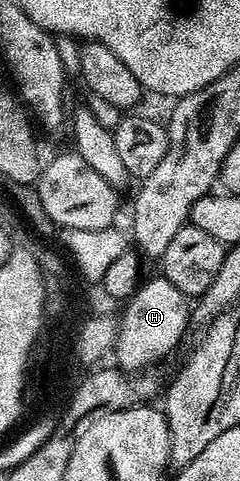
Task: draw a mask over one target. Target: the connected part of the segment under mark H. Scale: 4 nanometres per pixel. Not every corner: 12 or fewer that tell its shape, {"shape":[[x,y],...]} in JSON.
{"shape":[[161,275],[125,302],[112,354],[146,371],[182,341],[192,305]]}

